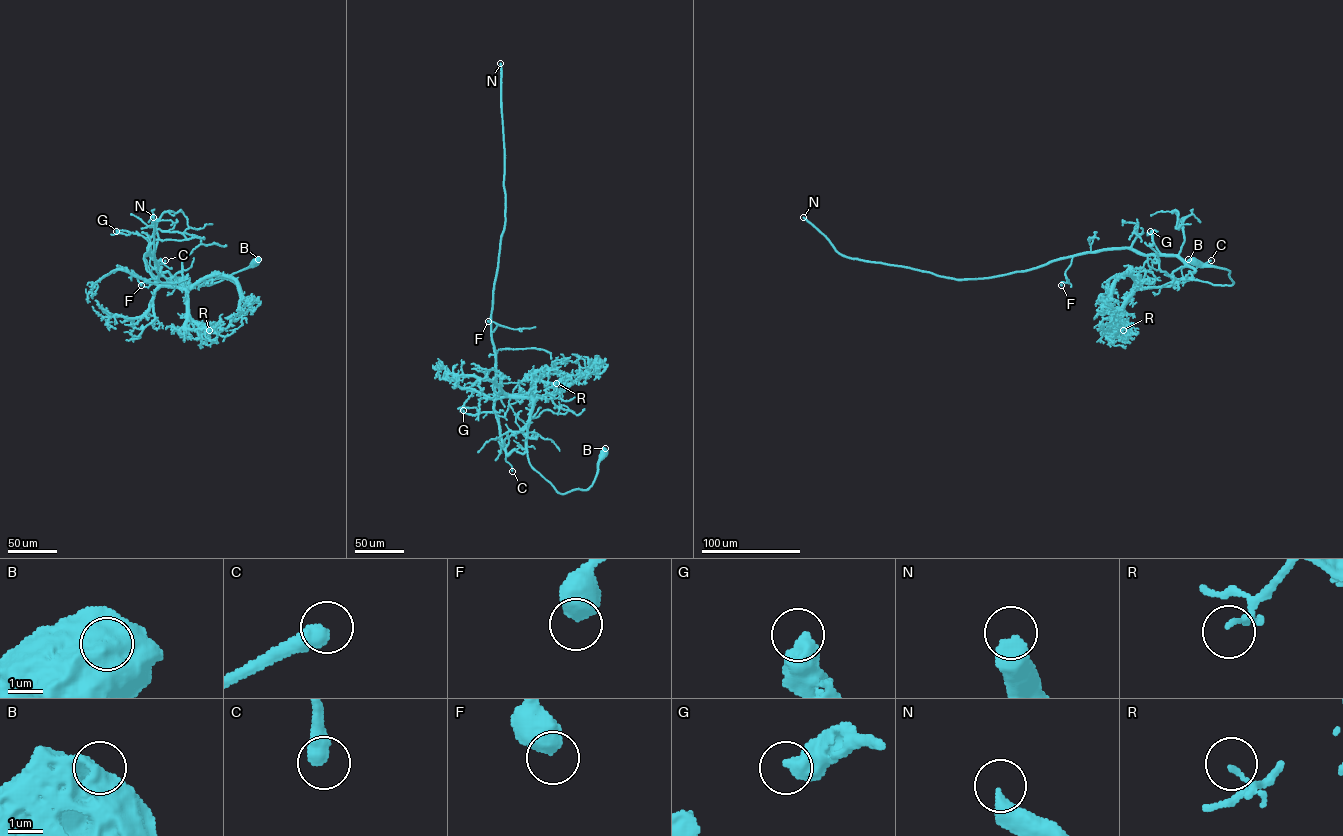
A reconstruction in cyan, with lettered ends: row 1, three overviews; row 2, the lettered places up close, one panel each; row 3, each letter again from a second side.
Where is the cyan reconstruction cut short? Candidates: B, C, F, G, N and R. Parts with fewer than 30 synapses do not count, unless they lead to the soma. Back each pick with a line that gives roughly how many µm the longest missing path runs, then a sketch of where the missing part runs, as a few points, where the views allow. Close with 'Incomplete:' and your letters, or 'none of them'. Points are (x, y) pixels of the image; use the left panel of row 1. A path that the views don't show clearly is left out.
C: about 110 µm are missing; missing branch runs (165, 260), (164, 251), (163, 256), (182, 259), (181, 262)
N: about 160 µm are missing; missing branch runs (153, 217), (149, 168), (153, 169), (152, 179), (165, 177), (172, 172), (177, 157)
Incomplete: C, N

